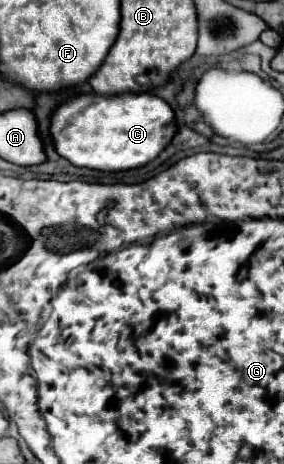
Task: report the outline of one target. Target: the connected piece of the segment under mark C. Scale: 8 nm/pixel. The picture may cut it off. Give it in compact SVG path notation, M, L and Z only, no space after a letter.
M85 94L71 98L51 116L51 136L59 156L73 166L101 172L123 172L153 162L177 134L171 106L155 94L123 94L121 98L99 98Z

